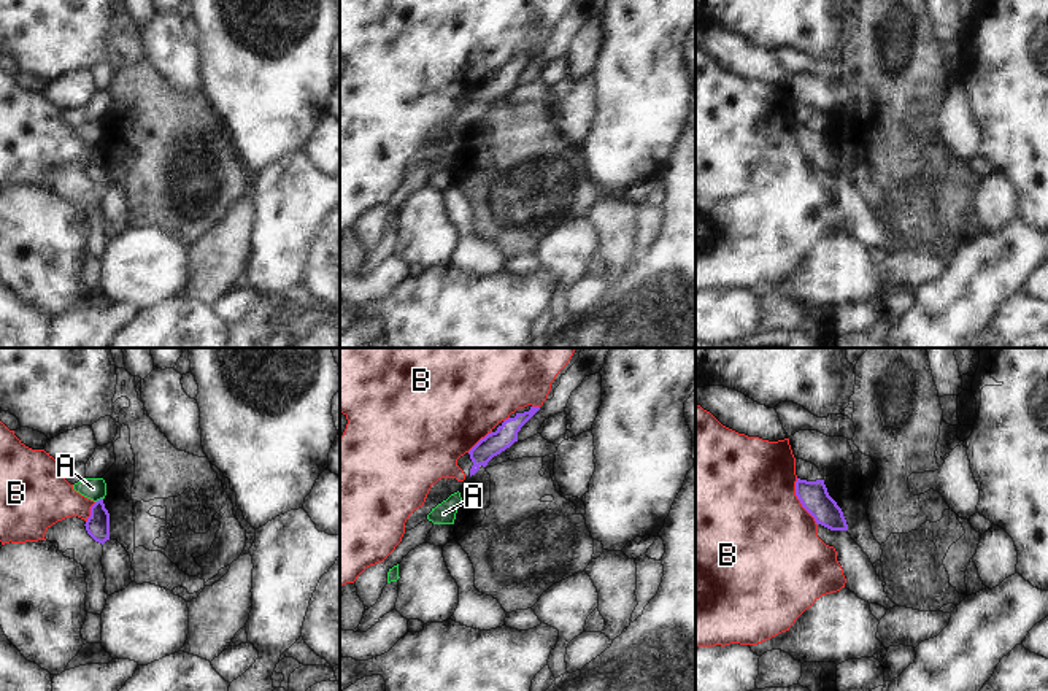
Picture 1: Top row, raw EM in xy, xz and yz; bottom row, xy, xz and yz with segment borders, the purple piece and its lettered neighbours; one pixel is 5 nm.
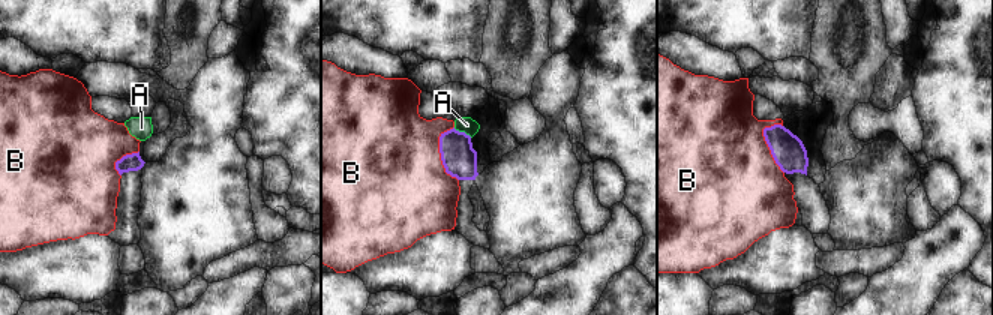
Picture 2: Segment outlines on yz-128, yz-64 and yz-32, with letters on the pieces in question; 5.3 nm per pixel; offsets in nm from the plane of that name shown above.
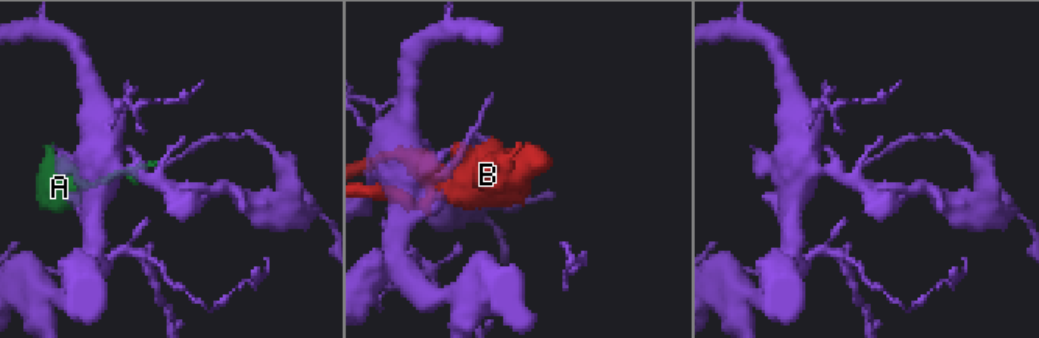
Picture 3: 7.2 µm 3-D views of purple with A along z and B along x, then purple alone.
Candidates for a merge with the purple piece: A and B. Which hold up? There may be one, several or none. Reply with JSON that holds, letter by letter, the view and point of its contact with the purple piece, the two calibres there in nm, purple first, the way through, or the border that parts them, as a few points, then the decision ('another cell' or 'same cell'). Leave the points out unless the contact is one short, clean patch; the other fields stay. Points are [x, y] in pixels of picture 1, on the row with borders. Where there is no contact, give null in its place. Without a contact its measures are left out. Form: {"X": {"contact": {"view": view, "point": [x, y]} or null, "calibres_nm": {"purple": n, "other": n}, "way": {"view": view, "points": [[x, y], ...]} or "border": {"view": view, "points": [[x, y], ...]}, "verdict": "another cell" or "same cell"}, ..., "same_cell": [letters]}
{"A": {"contact": {"view": "xy", "point": [100, 499]}, "calibres_nm": {"purple": 120, "other": 110}, "border": {"view": "xy", "points": [[102, 497], [96, 502]]}, "verdict": "another cell"}, "B": {"contact": {"view": "yz", "point": [801, 502]}, "calibres_nm": {"purple": 150, "other": 500}, "verdict": "another cell"}, "same_cell": []}

